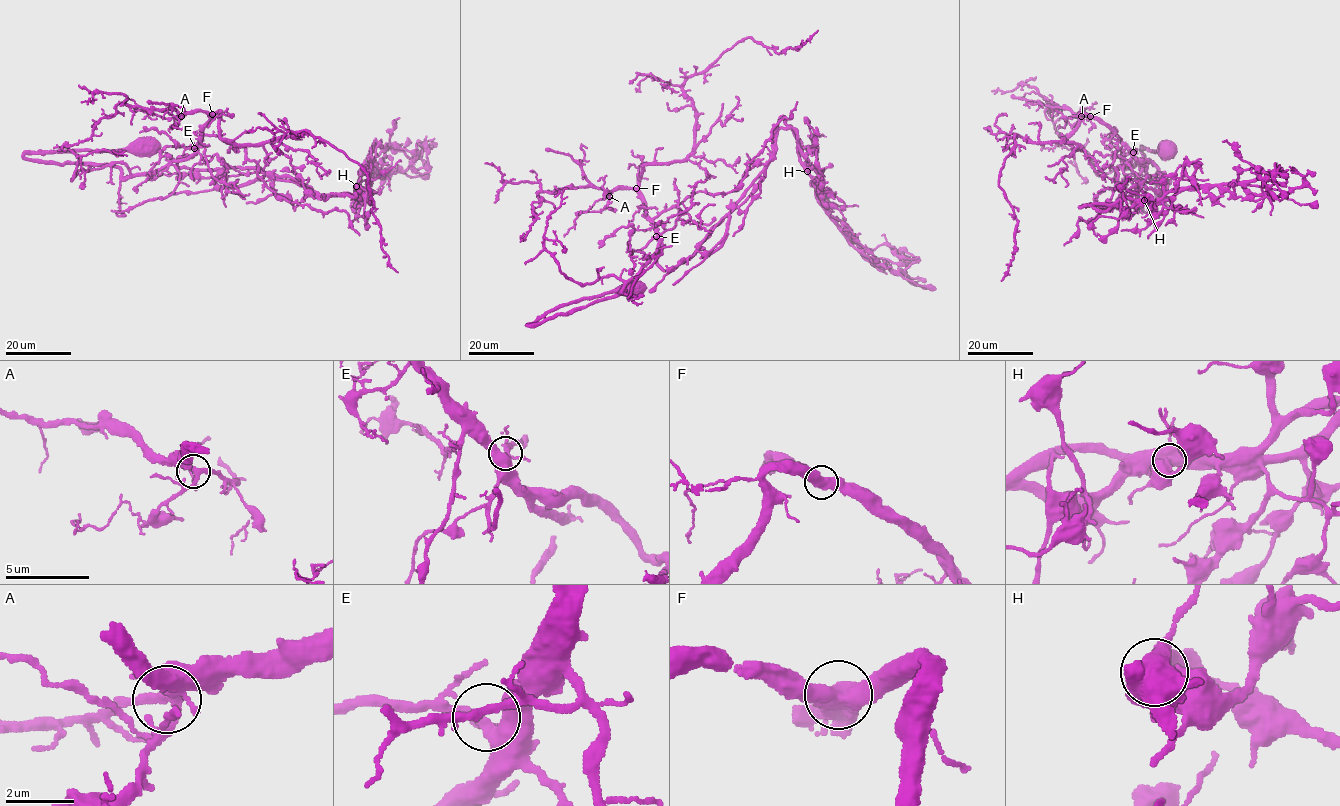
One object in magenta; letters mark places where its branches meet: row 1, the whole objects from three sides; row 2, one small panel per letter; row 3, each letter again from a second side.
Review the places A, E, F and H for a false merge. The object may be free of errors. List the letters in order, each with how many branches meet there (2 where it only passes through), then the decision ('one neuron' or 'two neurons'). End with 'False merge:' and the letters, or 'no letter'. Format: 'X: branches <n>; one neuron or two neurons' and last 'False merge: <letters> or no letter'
A: branches 5; one neuron
E: branches 4; one neuron
F: branches 3; one neuron
H: branches 4; two neurons
False merge: H

